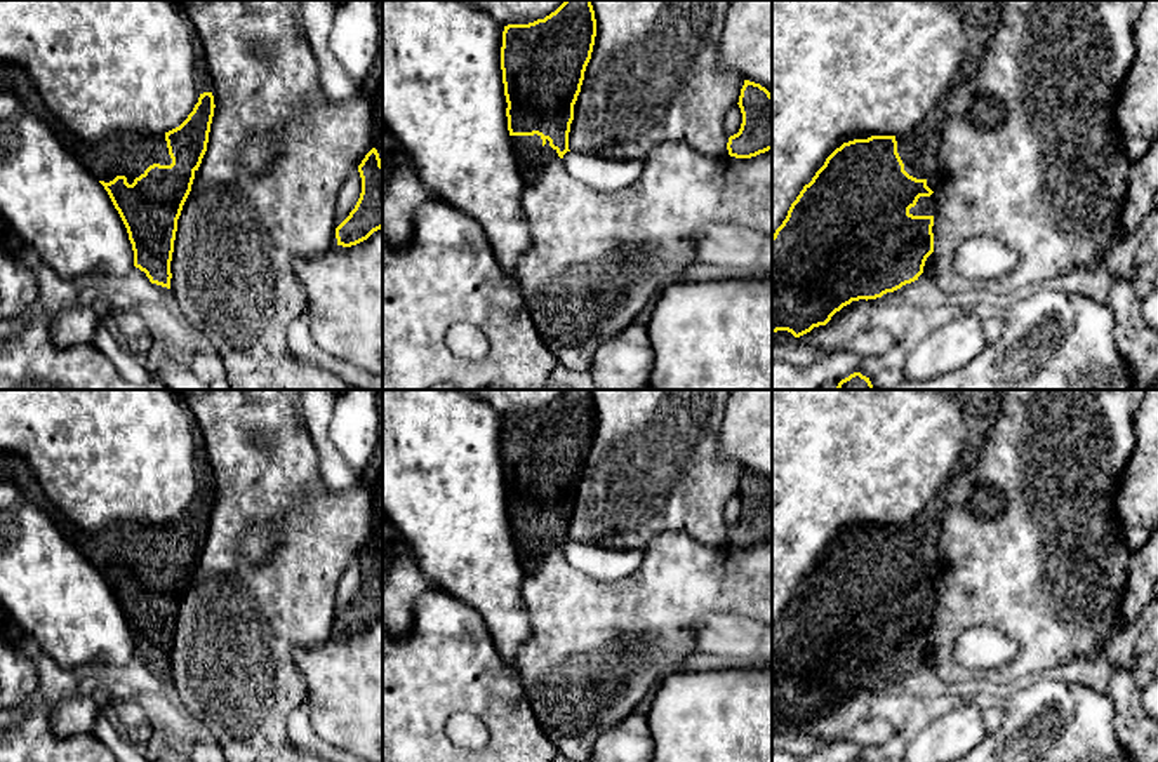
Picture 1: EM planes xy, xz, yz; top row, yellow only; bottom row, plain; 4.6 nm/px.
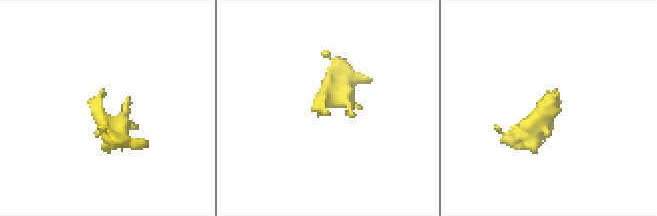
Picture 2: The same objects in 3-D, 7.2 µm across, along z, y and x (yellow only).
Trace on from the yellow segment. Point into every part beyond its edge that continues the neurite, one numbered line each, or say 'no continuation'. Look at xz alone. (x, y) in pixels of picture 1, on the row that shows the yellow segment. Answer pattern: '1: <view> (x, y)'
1: xz (532, 157)

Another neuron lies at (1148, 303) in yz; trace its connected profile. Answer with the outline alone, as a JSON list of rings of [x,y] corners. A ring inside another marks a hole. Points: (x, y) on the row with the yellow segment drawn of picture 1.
[[[1158,287],[1141,297],[1141,313],[1149,327],[1158,329]]]

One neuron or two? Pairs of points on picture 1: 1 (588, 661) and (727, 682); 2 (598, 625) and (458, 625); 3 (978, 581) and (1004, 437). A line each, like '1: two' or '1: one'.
1: two
2: two
3: one

